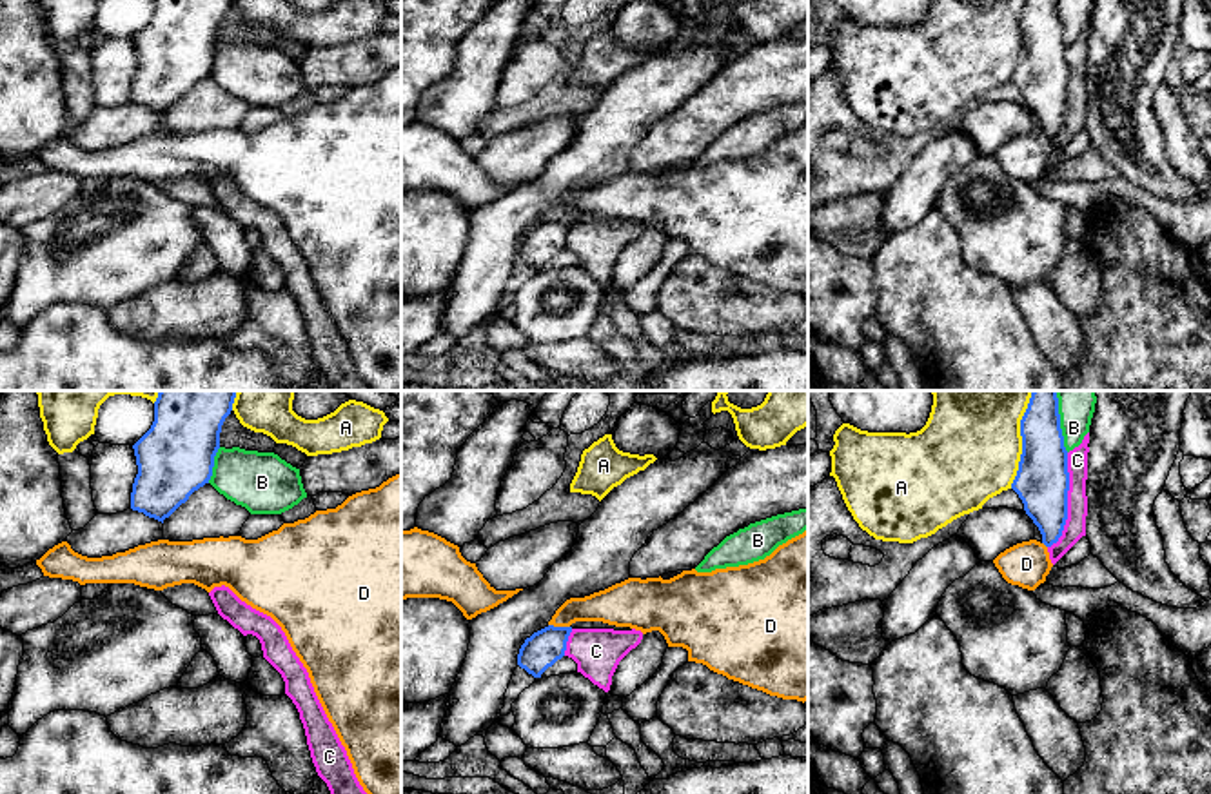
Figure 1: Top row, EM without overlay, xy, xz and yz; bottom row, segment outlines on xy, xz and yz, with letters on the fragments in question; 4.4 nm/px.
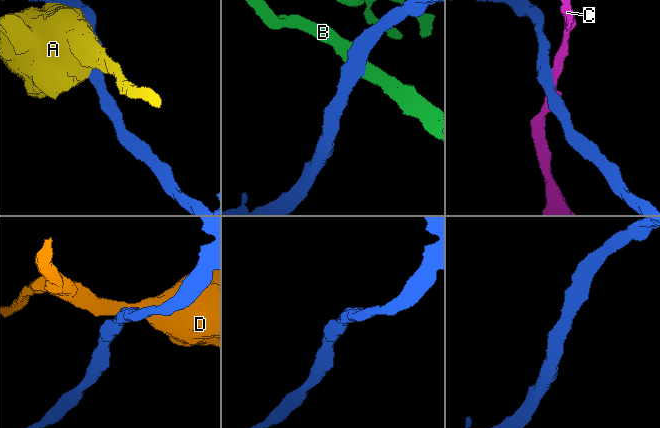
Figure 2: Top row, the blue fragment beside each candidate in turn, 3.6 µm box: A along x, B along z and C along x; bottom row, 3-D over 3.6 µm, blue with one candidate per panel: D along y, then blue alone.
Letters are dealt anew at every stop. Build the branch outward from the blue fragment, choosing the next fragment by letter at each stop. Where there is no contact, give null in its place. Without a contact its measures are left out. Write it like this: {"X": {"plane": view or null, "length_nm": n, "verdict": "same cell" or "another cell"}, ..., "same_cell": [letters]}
{"A": {"plane": "yz", "length_nm": 440, "verdict": "another cell"}, "B": {"plane": "yz", "length_nm": 280, "verdict": "another cell"}, "C": {"plane": "yz", "length_nm": 440, "verdict": "another cell"}, "D": {"plane": "xz", "length_nm": 100, "verdict": "another cell"}, "same_cell": []}

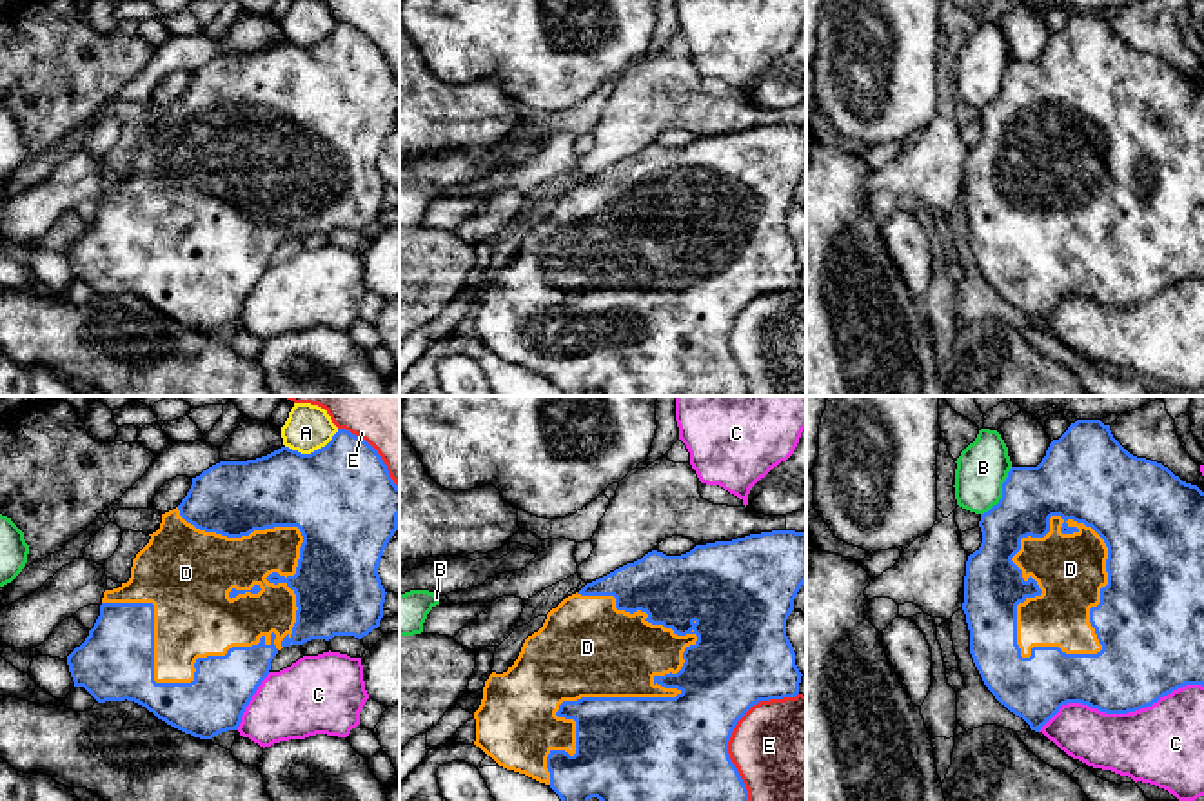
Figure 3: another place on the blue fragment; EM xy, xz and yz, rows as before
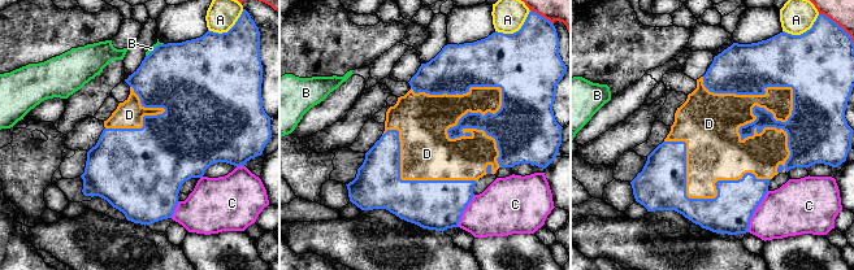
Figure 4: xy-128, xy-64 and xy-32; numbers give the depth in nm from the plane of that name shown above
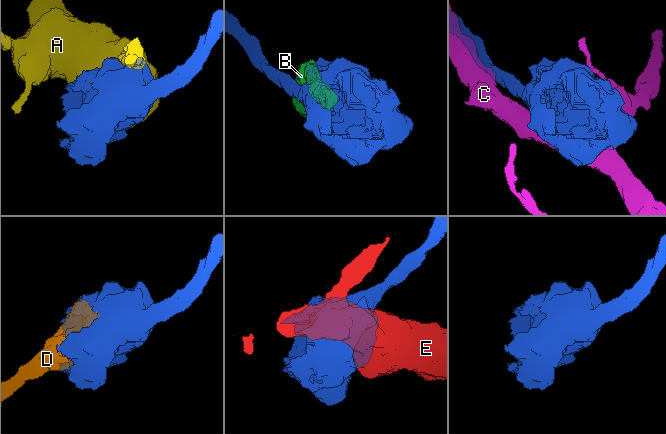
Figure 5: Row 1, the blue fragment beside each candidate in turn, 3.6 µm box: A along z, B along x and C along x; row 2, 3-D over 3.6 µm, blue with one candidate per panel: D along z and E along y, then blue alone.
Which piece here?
{"A": {"plane": "xy", "length_nm": 260, "verdict": "another cell"}, "B": {"plane": "yz", "length_nm": 260, "verdict": "another cell"}, "C": {"plane": "yz", "length_nm": 750, "verdict": "another cell"}, "D": {"plane": "xz", "length_nm": 950, "verdict": "same cell"}, "E": {"plane": "xz", "length_nm": 550, "verdict": "another cell"}, "same_cell": ["D"]}

